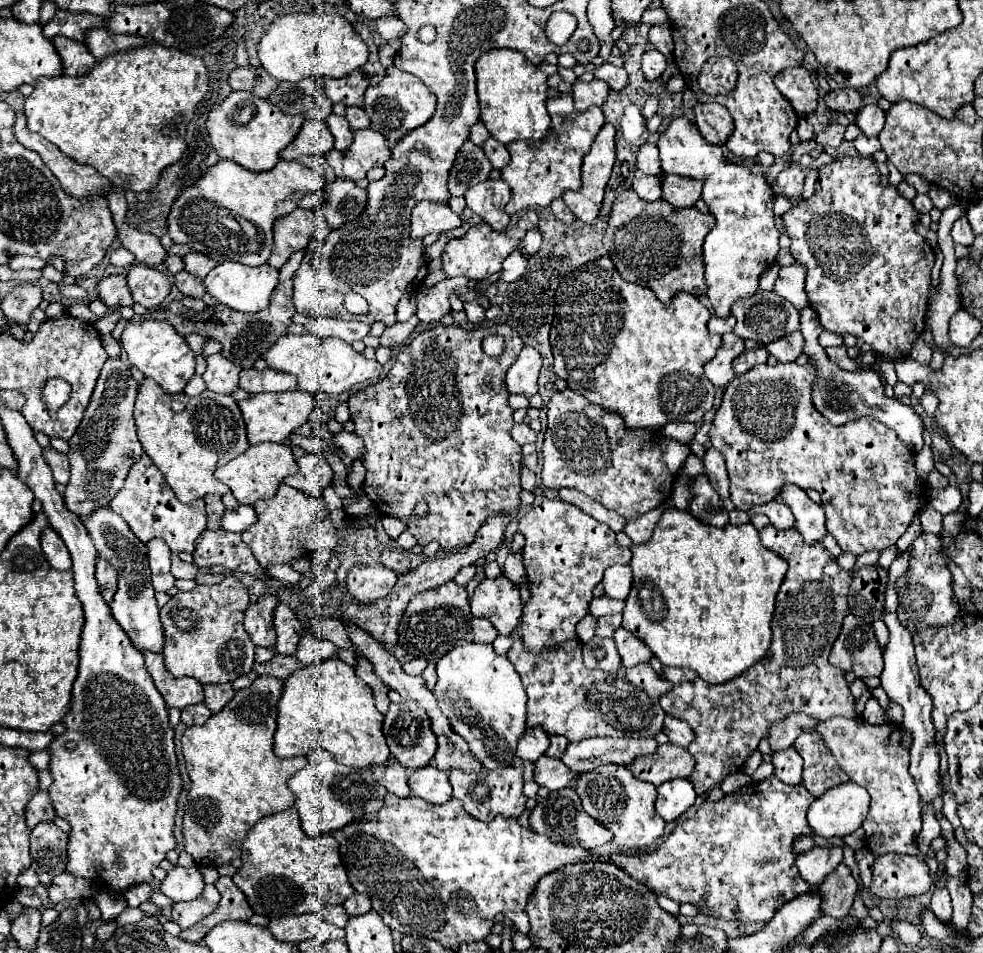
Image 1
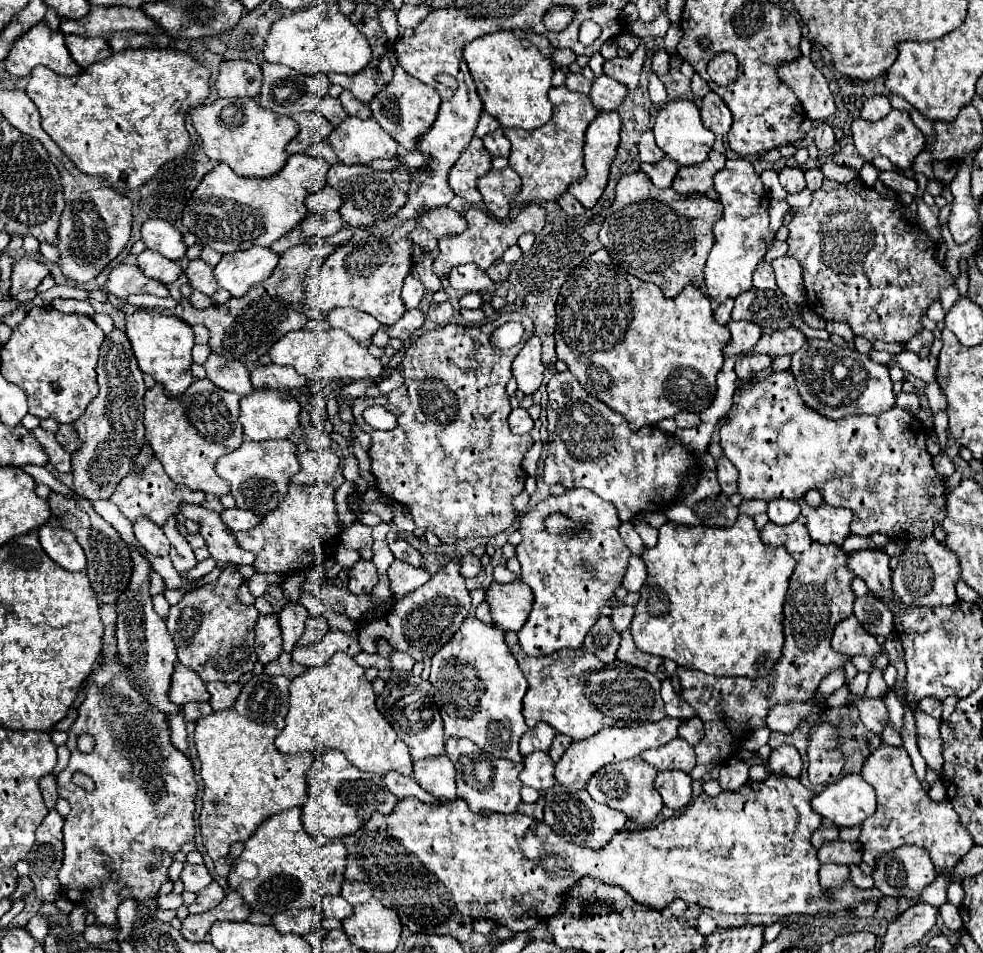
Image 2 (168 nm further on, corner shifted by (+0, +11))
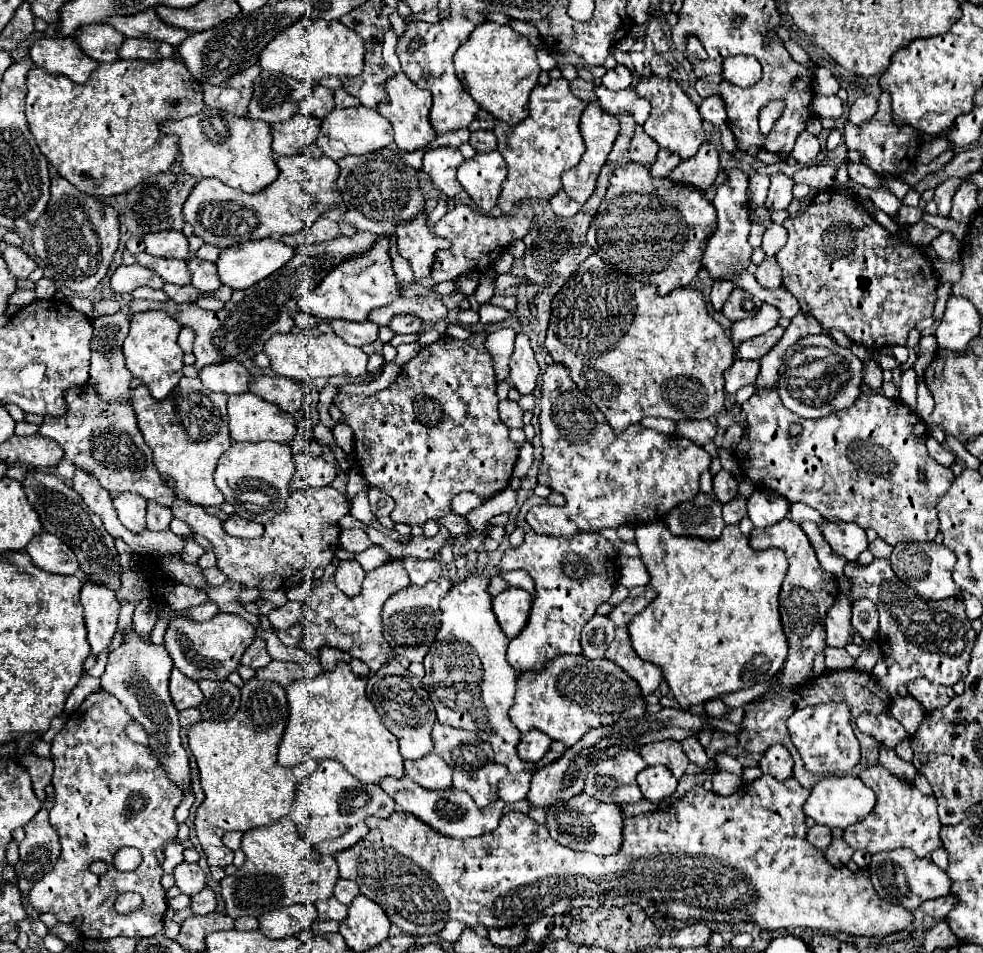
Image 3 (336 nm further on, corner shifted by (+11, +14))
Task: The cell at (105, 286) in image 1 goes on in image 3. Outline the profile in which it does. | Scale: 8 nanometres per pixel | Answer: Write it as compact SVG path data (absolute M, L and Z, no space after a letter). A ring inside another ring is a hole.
M133 264L133 266L119 266L115 270L115 274L111 276L111 290L113 292L119 292L119 294L133 292L139 286L151 286L155 290L163 288L161 278L153 270L149 270L145 266L137 266L137 264Z

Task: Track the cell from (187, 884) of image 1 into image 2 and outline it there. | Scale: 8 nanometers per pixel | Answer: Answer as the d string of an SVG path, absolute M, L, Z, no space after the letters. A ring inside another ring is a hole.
M186 863L180 873L180 879L184 881L184 891L192 891L192 893L198 893L200 889L204 889L212 883L212 877L204 865L188 865Z

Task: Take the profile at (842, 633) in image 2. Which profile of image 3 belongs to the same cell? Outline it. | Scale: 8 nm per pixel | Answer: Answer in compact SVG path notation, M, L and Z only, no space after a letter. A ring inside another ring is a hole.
M841 594L837 598L837 602L831 606L831 610L827 612L825 618L825 632L827 632L827 646L835 646L835 648L843 648L849 642L853 642L855 630L851 626L851 600Z

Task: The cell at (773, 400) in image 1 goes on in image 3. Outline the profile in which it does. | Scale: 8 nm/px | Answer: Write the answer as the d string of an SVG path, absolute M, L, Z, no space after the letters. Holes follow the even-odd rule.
M759 388L743 404L743 410L747 416L747 426L741 442L733 448L733 456L757 490L777 492L789 502L803 502L815 508L825 520L843 520L855 522L861 528L873 528L879 538L893 546L899 542L931 542L937 536L937 502L945 496L955 476L949 468L937 464L927 454L927 428L923 420L899 400L863 392L849 410L839 410L837 414L829 414L819 420L805 420L797 418L797 414L783 406L775 388ZM793 424L801 424L803 428L797 438L789 436ZM851 456L857 456L857 460L877 460L877 472L857 466ZM921 472L925 474L925 480L919 478Z

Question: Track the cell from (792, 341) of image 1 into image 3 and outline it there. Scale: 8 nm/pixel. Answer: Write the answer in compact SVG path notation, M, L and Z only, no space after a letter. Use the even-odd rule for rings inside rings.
M775 326L773 330L761 334L761 336L755 336L751 340L741 342L741 346L737 348L737 358L743 358L743 360L761 360L779 342L783 332L785 332L783 328Z

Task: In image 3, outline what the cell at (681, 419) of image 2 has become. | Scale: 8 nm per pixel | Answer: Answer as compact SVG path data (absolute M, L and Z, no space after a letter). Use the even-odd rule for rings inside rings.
M677 420L675 424L677 424L677 430L675 430L677 436L689 438L699 446L713 440L717 432L717 428L709 420Z

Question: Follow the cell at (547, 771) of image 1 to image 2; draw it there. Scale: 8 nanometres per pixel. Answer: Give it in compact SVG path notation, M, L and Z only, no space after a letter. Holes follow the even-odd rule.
M548 753L528 755L524 771L520 773L520 781L536 791L550 789L554 785L554 761L548 757Z

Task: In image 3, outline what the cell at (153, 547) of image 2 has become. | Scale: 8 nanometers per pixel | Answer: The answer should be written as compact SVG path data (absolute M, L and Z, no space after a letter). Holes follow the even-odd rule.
M119 494L113 498L113 506L119 514L119 520L125 528L129 528L133 534L141 534L145 526L145 514L147 514L147 500L139 494Z

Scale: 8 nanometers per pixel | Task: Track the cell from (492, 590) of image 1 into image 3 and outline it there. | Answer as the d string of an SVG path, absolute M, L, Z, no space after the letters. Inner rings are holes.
M513 586L493 598L493 612L507 638L515 638L525 626L529 618L531 600L533 600L531 592Z

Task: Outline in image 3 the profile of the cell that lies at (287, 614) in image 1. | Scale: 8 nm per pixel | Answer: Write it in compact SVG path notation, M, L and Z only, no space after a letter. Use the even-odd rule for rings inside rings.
M297 600L287 602L285 606L279 606L279 608L271 610L271 612L267 614L267 618L269 618L269 622L271 622L271 626L273 626L275 630L287 630L287 628L291 628L297 620L303 618L303 602L297 602Z

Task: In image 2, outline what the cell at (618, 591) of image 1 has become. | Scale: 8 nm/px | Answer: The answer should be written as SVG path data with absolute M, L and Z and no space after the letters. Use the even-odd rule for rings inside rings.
M632 555L630 563L628 563L628 569L626 569L626 575L622 579L622 587L626 587L628 591L640 591L646 577L648 577L648 571L646 571L644 561L640 557Z

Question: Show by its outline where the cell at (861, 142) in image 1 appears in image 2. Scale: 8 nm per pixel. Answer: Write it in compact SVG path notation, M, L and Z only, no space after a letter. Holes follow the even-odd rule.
M892 109L884 119L876 121L876 123L868 123L864 119L854 119L852 121L852 139L854 139L854 147L856 151L866 159L872 161L874 157L886 155L898 169L906 171L914 165L916 155L924 149L926 139L922 135L922 131L914 125L914 121L910 119L908 111L900 111L900 109Z

